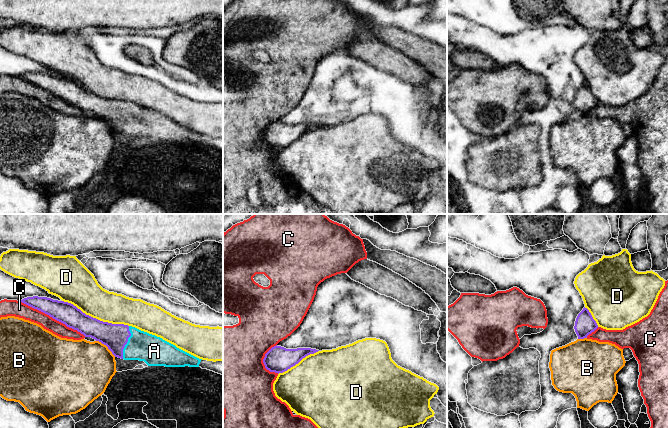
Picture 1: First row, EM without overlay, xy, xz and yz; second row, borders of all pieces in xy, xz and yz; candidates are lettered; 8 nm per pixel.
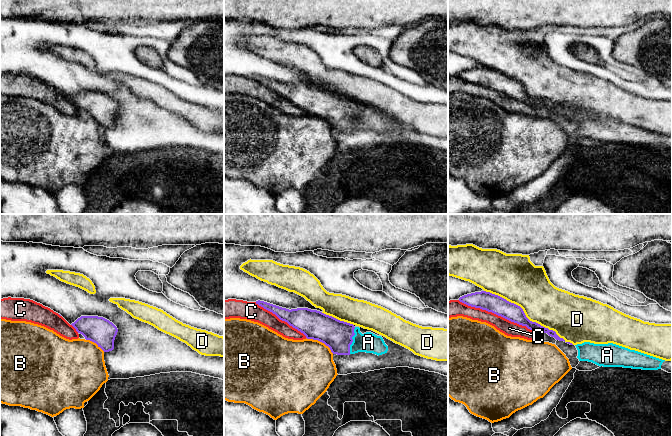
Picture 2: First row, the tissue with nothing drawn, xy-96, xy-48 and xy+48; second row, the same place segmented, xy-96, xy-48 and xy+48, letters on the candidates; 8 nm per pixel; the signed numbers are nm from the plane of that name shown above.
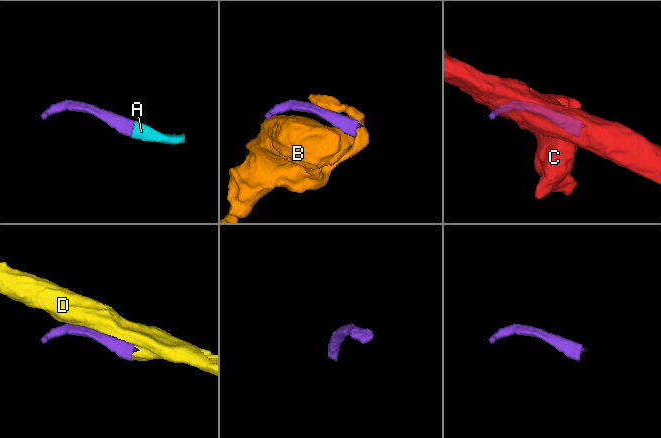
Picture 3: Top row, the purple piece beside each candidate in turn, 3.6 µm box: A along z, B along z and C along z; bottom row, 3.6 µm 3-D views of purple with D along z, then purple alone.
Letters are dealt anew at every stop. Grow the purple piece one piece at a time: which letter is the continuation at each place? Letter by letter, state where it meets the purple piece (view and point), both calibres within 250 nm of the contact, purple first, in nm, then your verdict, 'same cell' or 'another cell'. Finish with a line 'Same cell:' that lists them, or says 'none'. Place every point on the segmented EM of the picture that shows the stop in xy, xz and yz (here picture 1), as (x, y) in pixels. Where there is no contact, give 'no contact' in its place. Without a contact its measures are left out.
A: contact xy (127, 341); calibres 200 and 240 nm; same cell
B: contact xy (106, 345); calibres 200 and 440 nm; another cell
C: contact xy (52, 317); calibres 170 and 120 nm; another cell
D: contact xy (95, 318); calibres 200 and 280 nm; another cell
Same cell: A

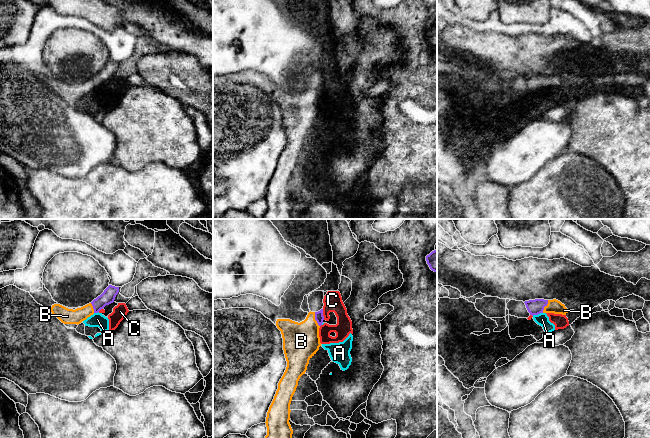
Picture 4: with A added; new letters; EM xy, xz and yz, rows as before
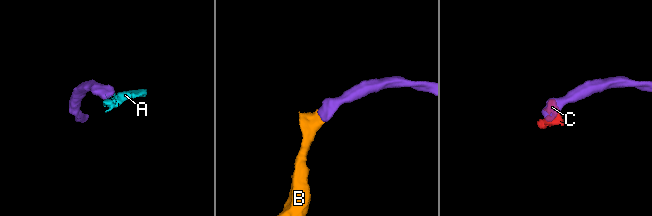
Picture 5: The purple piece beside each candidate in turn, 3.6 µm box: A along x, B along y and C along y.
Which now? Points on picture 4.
A: contact yz (537, 314); calibres 120 and 100 nm; another cell
B: contact xz (315, 319); calibres 70 and 300 nm; same cell
C: contact xz (322, 314); calibres 70 and 150 nm; another cell
Same cell: B

